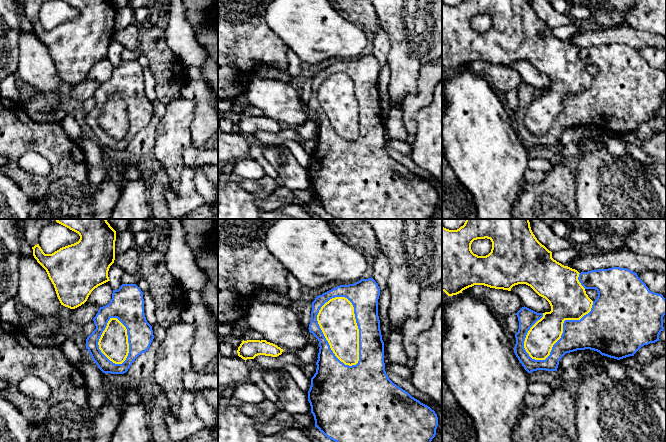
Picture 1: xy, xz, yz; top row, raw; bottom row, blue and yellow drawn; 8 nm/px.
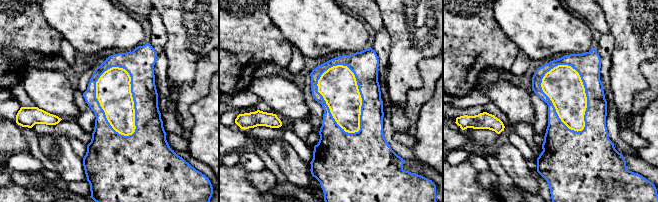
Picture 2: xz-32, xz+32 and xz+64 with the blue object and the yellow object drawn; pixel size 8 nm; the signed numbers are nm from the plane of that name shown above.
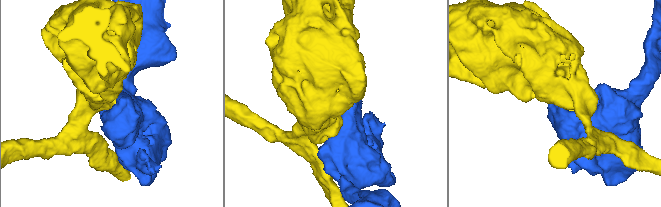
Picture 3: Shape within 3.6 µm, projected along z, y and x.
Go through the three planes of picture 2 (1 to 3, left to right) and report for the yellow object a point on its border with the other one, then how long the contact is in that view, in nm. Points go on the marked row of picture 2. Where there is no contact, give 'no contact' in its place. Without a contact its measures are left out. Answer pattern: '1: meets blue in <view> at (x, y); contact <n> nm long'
1: meets blue in xz-32 at (132, 96); contact 600 nm long
2: meets blue in xz+32 at (360, 93); contact 600 nm long
3: meets blue in xz+64 at (585, 92); contact 550 nm long

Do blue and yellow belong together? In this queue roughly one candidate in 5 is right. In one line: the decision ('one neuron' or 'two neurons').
two neurons

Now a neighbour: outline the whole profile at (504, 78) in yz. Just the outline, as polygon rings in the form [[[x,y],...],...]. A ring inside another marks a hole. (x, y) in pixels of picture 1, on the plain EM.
[[[474,61],[467,66],[475,75],[489,76],[493,85],[503,93],[516,90],[524,83],[518,71],[508,66],[490,64],[484,61]]]

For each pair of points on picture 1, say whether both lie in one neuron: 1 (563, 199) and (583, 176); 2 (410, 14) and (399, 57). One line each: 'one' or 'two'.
1: two
2: one

